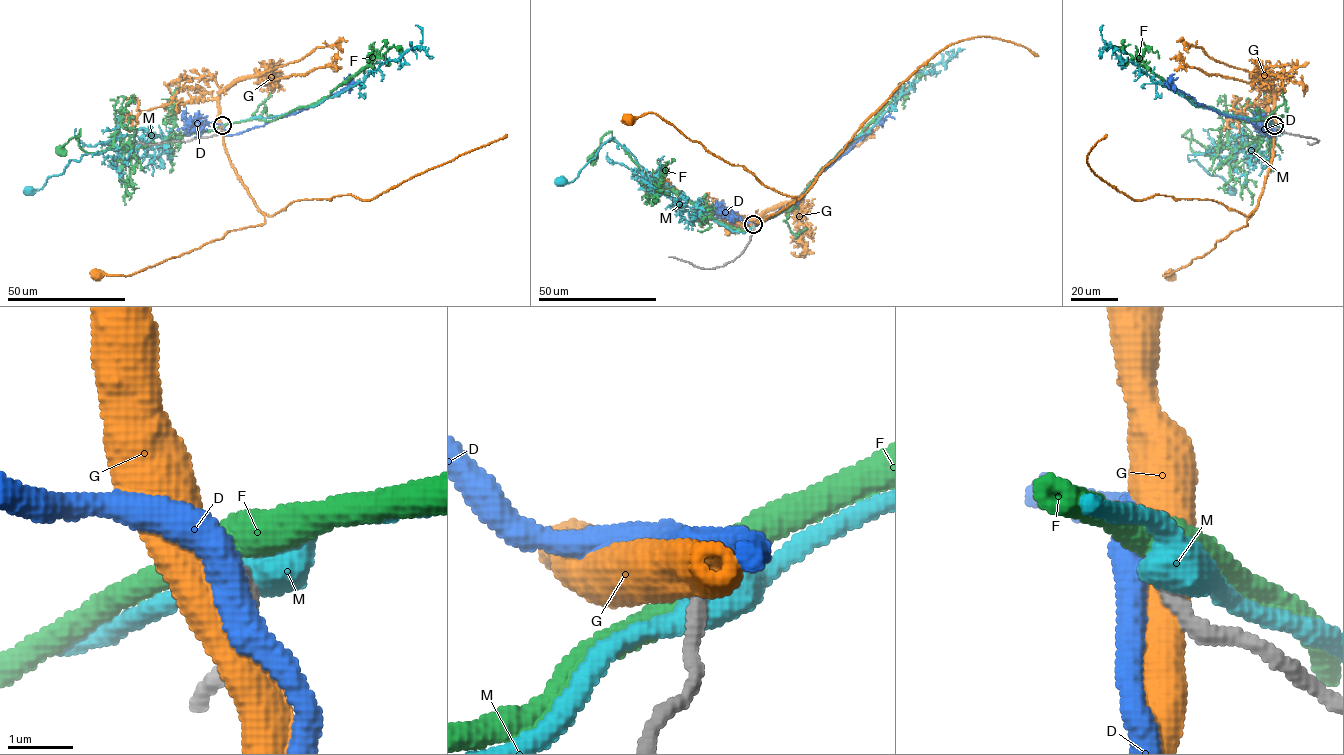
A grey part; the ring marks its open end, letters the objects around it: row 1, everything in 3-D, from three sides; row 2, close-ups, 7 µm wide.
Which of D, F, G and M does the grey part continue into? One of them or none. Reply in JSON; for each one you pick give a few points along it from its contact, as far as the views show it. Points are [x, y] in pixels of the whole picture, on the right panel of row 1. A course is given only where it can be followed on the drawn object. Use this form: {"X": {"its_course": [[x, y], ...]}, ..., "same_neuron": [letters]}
{"D": {"its_course": [[1274, 126], [1273, 135], [1268, 134], [1245, 119], [1221, 114], [1199, 104], [1166, 82], [1169, 88]]}, "same_neuron": ["D"]}

